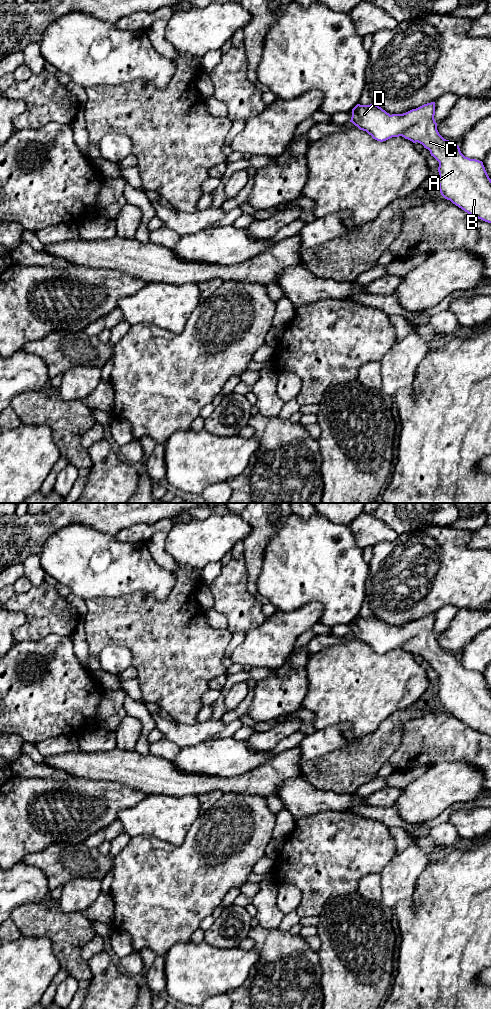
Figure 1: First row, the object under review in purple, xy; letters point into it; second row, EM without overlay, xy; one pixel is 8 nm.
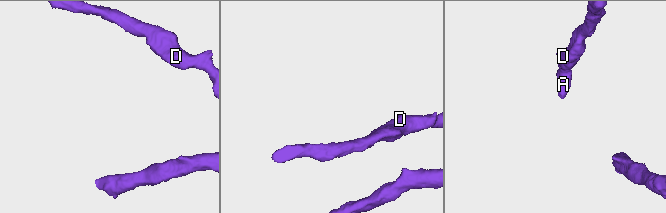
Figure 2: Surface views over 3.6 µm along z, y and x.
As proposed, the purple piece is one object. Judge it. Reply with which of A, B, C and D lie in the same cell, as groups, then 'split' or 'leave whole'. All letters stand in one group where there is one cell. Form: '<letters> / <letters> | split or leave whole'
A B C D | leave whole

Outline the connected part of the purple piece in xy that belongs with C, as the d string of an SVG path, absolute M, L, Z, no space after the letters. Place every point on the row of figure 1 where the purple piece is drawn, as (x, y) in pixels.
M435 102L424 104L403 114L392 115L375 103L370 105L357 104L352 109L350 122L380 142L402 136L413 143L422 144L439 162L438 186L441 195L468 214L491 223L491 179L483 162L465 157L456 143L444 139L437 130L434 115Z

